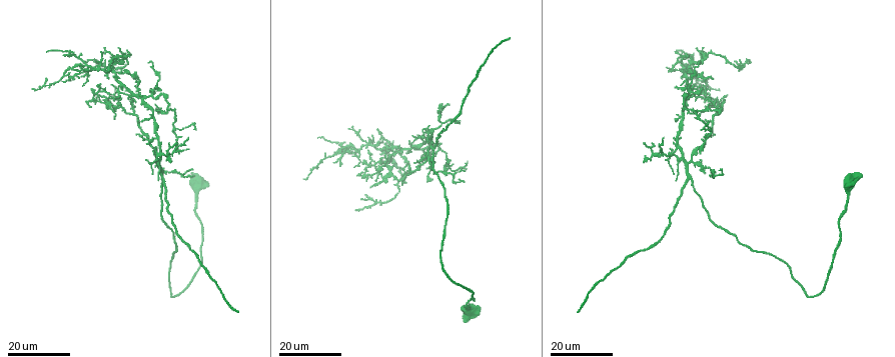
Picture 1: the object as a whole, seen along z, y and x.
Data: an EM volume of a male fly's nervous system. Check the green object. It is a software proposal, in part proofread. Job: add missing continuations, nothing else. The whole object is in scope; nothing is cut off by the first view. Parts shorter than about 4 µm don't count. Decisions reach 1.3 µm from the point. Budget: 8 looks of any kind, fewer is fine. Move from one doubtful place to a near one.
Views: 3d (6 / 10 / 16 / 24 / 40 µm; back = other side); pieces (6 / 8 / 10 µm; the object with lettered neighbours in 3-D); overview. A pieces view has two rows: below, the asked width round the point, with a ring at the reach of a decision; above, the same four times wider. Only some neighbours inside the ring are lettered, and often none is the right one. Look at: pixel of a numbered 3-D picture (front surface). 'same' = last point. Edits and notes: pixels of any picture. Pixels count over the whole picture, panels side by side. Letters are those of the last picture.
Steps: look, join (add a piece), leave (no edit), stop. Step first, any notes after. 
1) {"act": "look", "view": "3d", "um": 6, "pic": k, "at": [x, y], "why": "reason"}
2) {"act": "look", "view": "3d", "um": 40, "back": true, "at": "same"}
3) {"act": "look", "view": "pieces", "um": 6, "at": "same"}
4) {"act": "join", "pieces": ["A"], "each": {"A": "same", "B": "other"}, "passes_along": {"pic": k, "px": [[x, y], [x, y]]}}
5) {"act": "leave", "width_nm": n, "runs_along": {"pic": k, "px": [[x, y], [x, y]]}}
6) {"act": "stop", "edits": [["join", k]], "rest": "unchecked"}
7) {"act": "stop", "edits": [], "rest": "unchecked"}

{"act": "look", "view": "3d", "um": 24, "pic": 1, "at": [357, 209], "why": "thin end"}

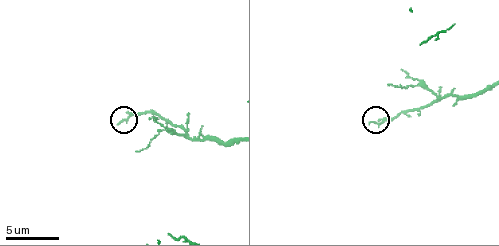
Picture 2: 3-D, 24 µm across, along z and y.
{"act": "look", "view": "pieces", "um": 10, "pic": 2, "at": [372, 123]}

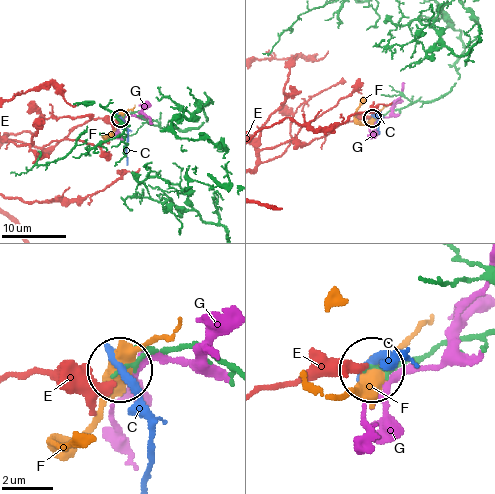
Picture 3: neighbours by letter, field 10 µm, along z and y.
{"act": "leave", "width_nm": 120, "each": {"C": "other", "E": "other", "F": "other", "G": "other"}, "runs_along": {"pic": 3, "px": [[226, 367], [181, 345], [119, 369]]}, "found": "no lettered piece goes on from it"}

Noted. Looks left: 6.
{"act": "look", "view": "3d", "um": 16, "pic": 1, "at": [100, 51], "why": "free end"}

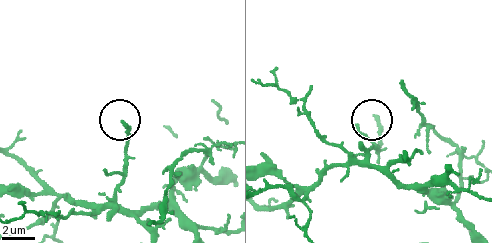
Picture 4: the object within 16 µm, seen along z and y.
{"act": "look", "view": "3d", "um": 10, "pic": 4, "at": [122, 125]}

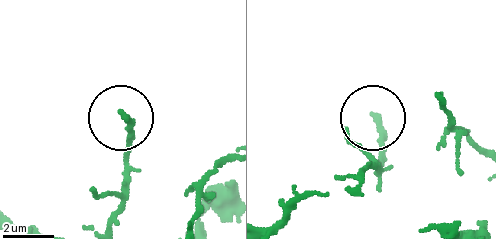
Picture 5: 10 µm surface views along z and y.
{"act": "look", "view": "pieces", "um": 8, "pic": 5, "at": [374, 118]}

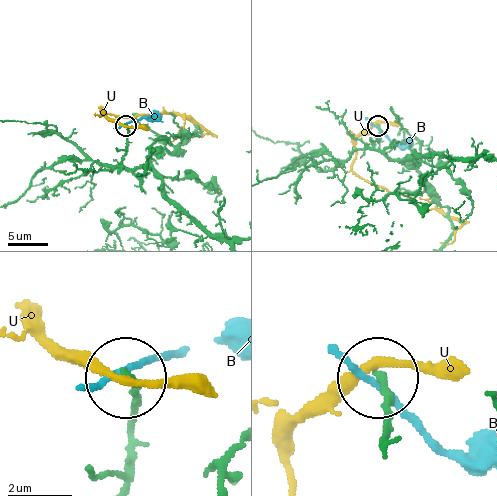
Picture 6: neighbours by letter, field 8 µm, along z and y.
{"act": "leave", "width_nm": 210, "each": {"B": "other", "U": "other"}, "runs_along": {"pic": 6, "px": [[383, 442], [377, 378]]}, "found": "no lettered piece goes on from it"}

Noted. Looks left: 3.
{"act": "look", "view": "3d", "um": 24, "pic": 1, "at": [667, 71], "why": "branch stops here"}

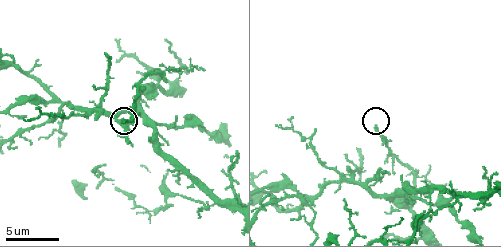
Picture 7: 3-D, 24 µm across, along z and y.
{"act": "look", "view": "pieces", "um": 6, "pic": 7, "at": [123, 121], "why": "see the neighbours"}

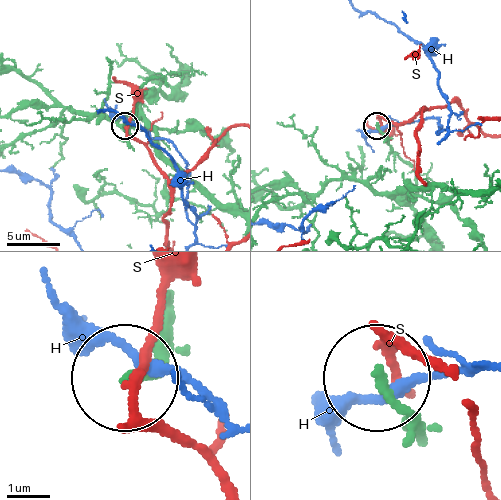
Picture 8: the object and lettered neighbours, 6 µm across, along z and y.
{"act": "leave", "width_nm": 200, "each": {"H": "other", "S": "other"}, "runs_along": {"pic": 8, "px": [[422, 438], [382, 381]]}, "found": "none of them fits"}

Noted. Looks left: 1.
{"act": "stop", "edits": [], "rest": "unchecked"}

